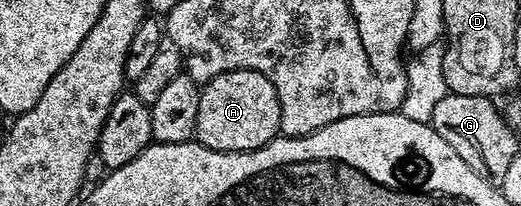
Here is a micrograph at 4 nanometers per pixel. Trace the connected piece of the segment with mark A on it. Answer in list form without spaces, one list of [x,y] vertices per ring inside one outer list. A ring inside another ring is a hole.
[[[254,70],[218,74],[200,89],[195,139],[210,150],[253,152],[275,140],[280,132],[280,103],[276,88]]]

